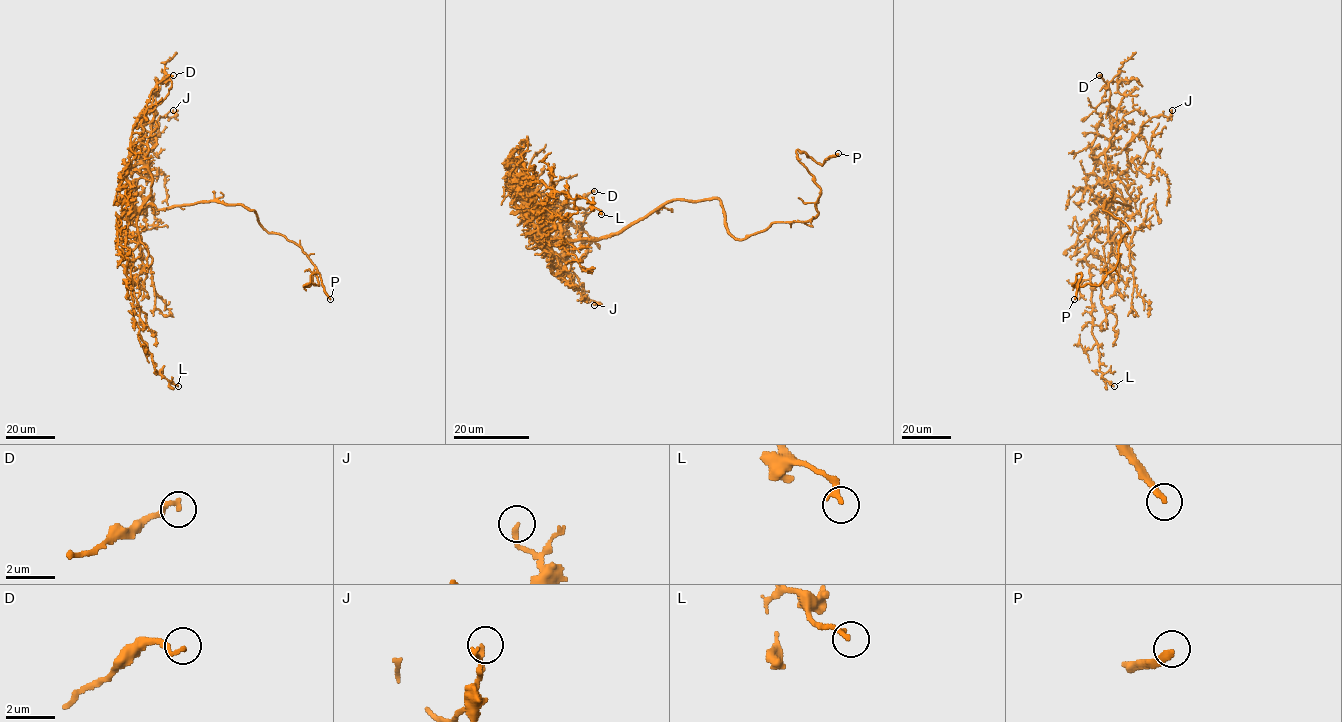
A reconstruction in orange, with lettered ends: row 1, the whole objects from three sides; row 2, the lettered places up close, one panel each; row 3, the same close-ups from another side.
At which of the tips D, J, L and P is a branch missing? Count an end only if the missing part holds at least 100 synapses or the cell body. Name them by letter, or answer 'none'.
P

